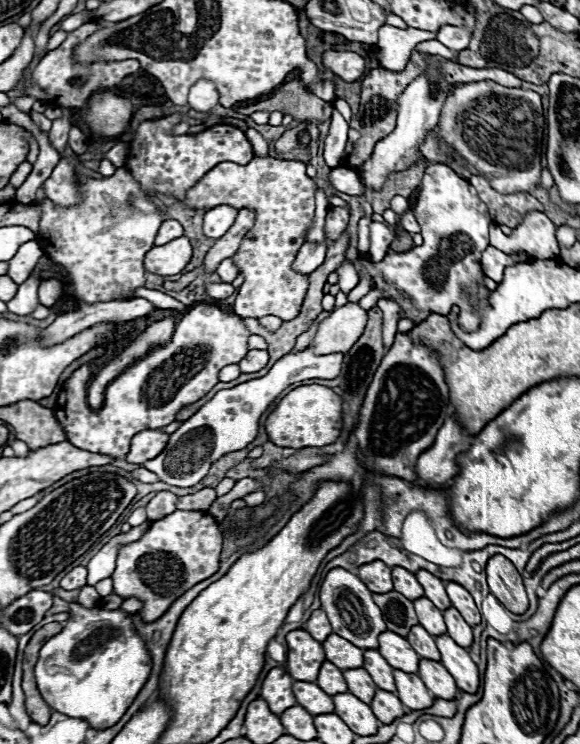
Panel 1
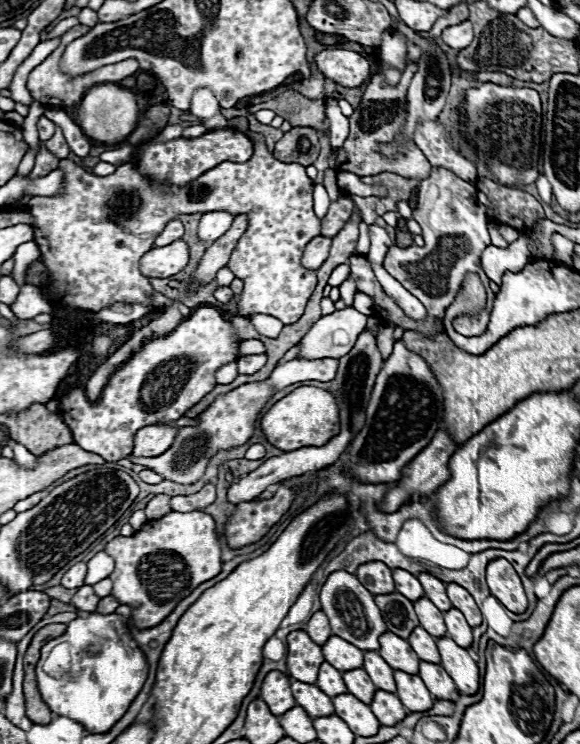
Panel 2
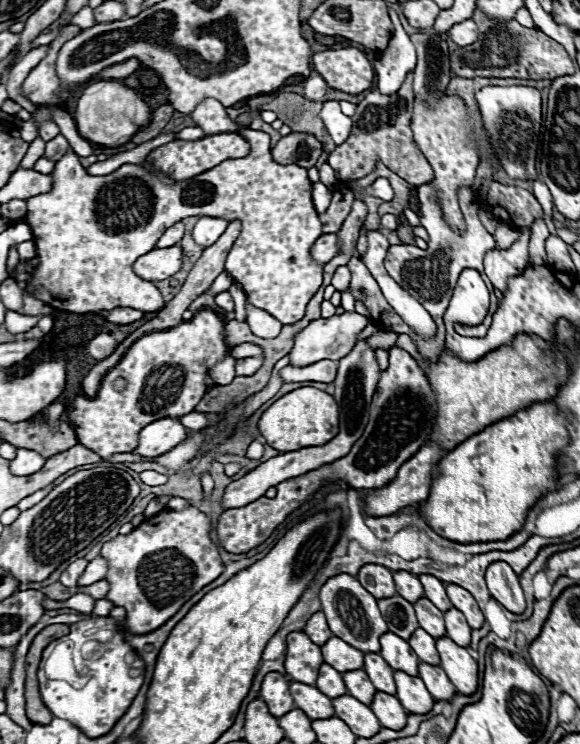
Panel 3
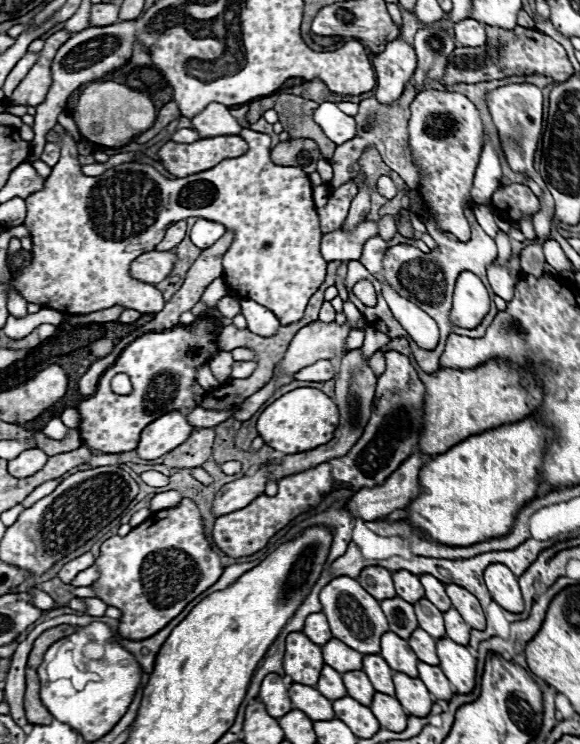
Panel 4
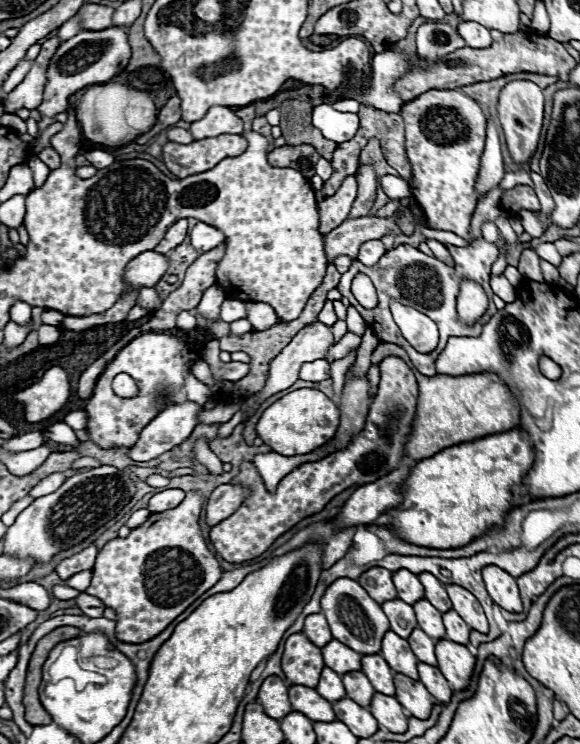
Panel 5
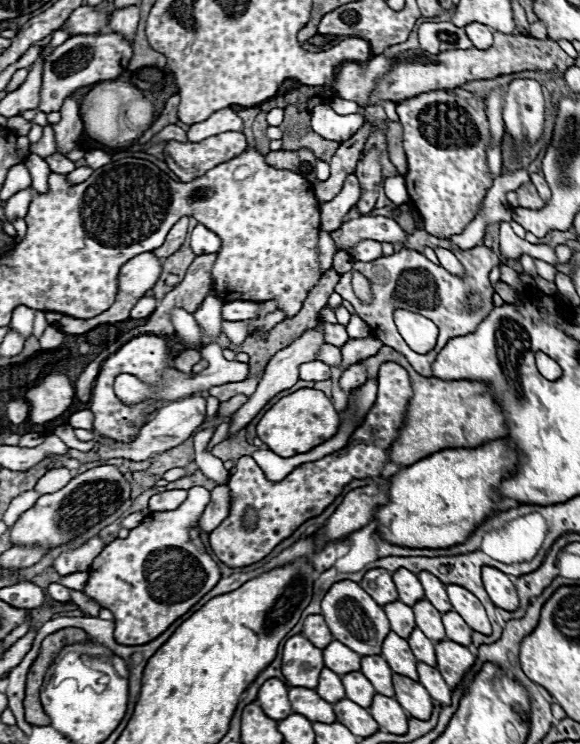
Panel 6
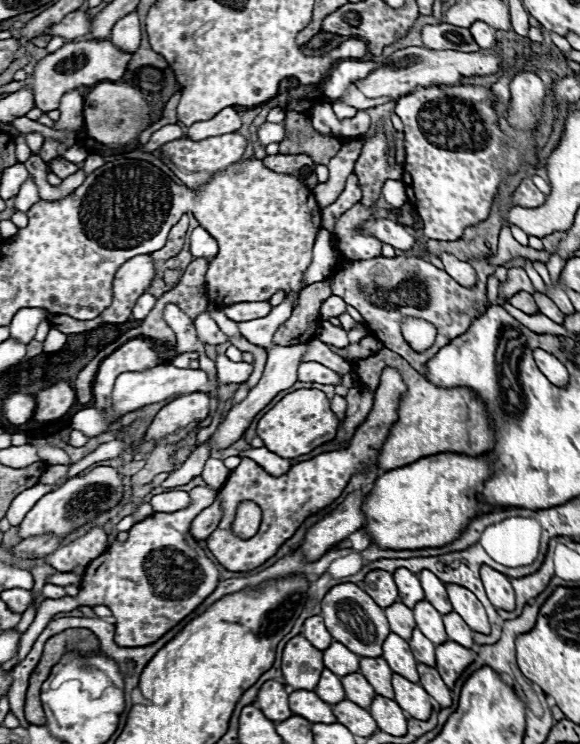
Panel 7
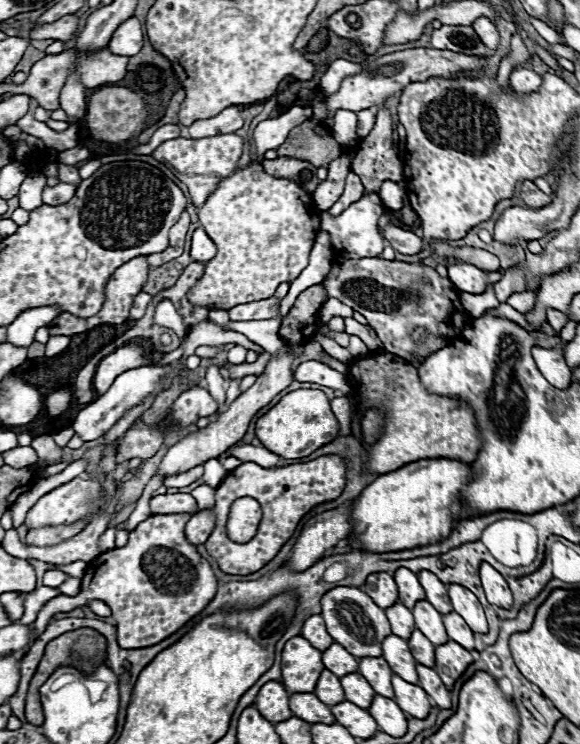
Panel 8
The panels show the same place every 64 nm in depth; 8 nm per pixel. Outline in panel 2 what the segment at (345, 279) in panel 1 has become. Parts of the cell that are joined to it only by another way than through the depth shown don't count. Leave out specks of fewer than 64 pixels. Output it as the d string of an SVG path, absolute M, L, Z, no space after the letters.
M352 276L340 286L340 294L342 294L342 300L344 300L344 304L352 304L352 300L354 300L354 294L356 294L356 286L354 286L354 280L352 280Z

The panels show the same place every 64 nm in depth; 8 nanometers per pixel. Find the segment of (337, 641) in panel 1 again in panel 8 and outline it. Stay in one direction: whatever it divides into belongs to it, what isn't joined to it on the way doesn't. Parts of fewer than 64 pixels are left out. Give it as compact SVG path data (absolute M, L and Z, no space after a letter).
M332 644L328 650L322 652L322 660L324 660L324 666L334 672L336 676L346 676L350 672L356 672L358 670L358 658L352 656L350 652L346 652L340 644Z

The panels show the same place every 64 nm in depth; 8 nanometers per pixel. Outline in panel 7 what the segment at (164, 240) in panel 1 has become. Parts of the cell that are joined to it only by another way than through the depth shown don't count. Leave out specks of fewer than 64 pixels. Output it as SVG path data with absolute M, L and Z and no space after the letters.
M184 214L180 218L180 222L176 226L172 226L166 246L160 248L158 252L154 252L152 260L154 262L162 262L162 260L170 260L170 256L176 256L182 250L182 246L184 246L184 234L186 234L186 230L188 230L188 214Z

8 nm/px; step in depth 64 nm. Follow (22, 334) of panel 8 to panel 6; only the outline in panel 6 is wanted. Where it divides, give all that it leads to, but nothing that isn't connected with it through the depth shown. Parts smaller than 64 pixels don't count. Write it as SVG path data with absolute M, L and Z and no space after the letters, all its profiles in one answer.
M18 306L12 314L10 328L16 330L20 336L30 338L32 336L32 326L34 326L34 316L36 316L36 310L32 310L28 306Z

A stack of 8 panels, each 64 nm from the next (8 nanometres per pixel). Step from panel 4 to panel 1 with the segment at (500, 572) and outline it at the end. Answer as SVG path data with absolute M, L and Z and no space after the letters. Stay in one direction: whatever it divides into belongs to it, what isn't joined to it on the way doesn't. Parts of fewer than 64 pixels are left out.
M496 554L488 560L486 566L486 574L488 574L488 586L490 592L514 614L524 614L528 610L528 598L524 592L524 584L522 584L522 576L518 574L518 570L514 568L514 564Z

